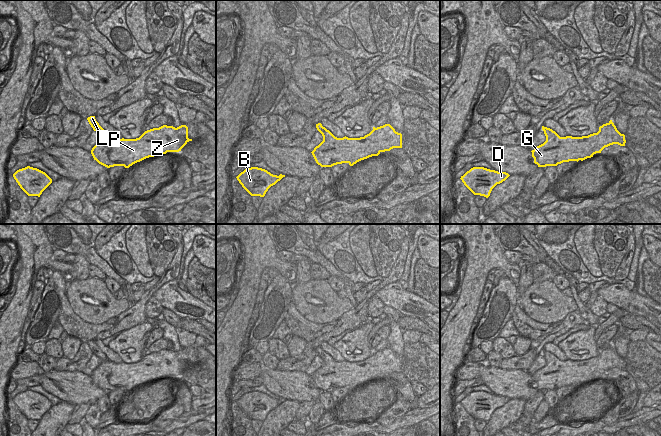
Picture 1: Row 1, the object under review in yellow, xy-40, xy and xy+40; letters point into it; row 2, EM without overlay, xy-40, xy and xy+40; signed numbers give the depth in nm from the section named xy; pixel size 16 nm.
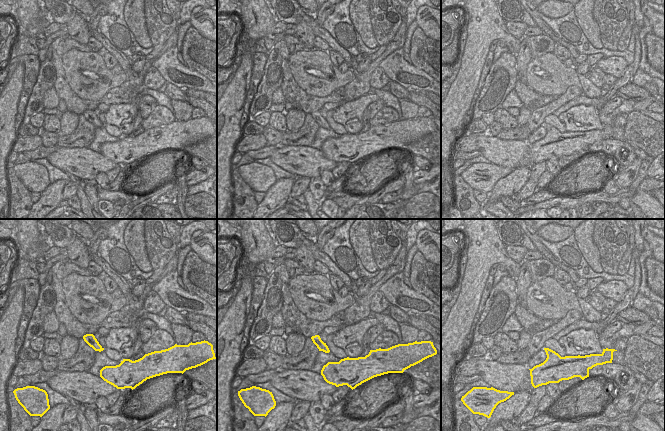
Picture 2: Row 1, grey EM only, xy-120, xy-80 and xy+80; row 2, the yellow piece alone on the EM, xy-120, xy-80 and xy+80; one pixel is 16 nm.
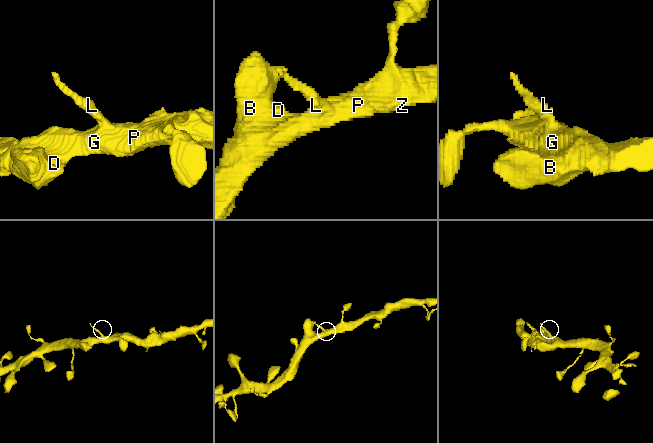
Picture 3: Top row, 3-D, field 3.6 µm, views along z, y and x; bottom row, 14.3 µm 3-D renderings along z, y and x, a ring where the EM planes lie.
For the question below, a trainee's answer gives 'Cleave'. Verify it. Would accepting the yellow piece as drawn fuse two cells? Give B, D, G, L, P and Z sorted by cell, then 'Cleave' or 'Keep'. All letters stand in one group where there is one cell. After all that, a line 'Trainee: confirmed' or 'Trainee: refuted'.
Groups: B D G L P Z. Keep
Trainee: refuted

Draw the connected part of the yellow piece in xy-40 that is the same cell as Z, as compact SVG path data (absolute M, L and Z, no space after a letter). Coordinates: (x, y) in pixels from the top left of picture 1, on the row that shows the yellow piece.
M90 116L87 120L93 130L102 136L102 139L92 148L91 154L94 160L107 168L114 166L129 168L149 157L167 152L179 152L189 141L192 141L188 138L186 125L177 128L163 125L145 131L136 139L116 140L107 135L95 116Z

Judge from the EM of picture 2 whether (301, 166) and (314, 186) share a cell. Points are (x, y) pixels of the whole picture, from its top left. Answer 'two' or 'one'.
two

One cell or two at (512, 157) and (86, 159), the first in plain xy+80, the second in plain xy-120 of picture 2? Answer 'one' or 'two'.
one

